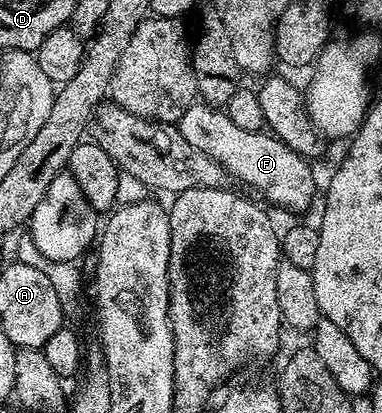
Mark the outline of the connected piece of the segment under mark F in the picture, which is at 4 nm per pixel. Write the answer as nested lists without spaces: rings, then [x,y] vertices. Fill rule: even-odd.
[[[195,101],[178,119],[178,130],[192,144],[192,148],[202,150],[212,160],[222,165],[223,171],[239,178],[246,186],[251,186],[259,199],[267,198],[282,210],[306,210],[314,202],[314,170],[311,163],[298,154],[288,144],[275,138],[269,132],[244,131],[234,124],[226,112],[205,102]]]

